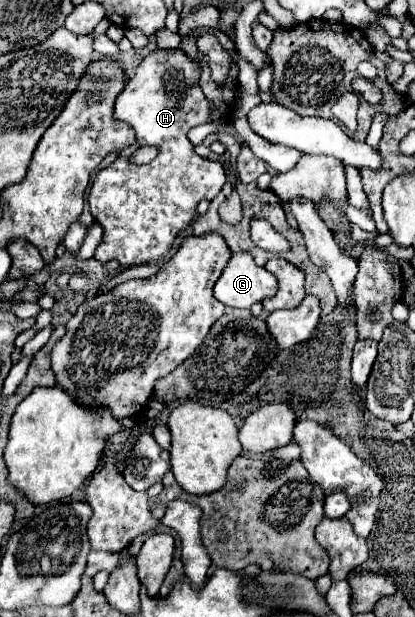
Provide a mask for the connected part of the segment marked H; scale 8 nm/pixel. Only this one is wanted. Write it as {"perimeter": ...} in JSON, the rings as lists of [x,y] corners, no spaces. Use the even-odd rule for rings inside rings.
{"perimeter":[[[158,49],[150,53],[148,57],[144,57],[144,61],[136,69],[136,75],[126,81],[126,87],[116,97],[114,119],[128,123],[136,131],[136,143],[130,149],[124,149],[110,167],[102,169],[100,175],[96,175],[90,195],[88,195],[92,217],[104,229],[102,243],[98,245],[94,253],[98,261],[106,263],[106,261],[116,259],[122,267],[136,267],[136,265],[164,259],[170,253],[176,237],[196,219],[198,203],[202,199],[212,201],[220,193],[222,185],[226,183],[224,167],[220,163],[214,163],[214,161],[208,161],[196,155],[188,139],[188,131],[192,127],[212,121],[210,101],[202,93],[198,79],[200,79],[200,65],[192,61],[186,53],[182,53],[180,49],[176,51]],[[144,145],[152,145],[158,149],[156,159],[150,161],[148,165],[132,163],[130,161],[132,153]]]}

